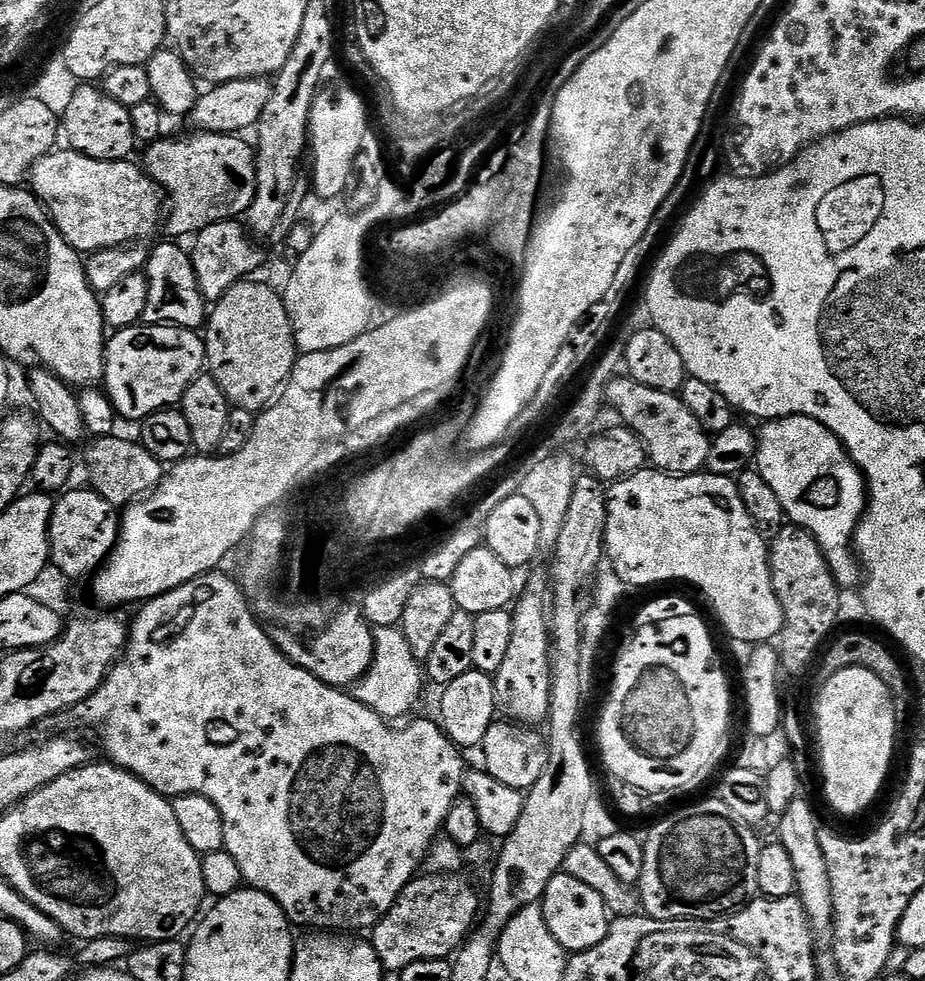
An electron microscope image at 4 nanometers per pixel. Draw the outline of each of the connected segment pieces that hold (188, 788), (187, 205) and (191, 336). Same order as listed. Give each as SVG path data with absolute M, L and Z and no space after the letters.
M213 570L202 576L195 576L190 582L147 601L140 610L136 621L131 621L128 644L120 659L113 664L102 686L98 686L98 690L94 690L90 698L70 709L70 716L82 727L97 728L102 732L104 748L108 751L107 759L116 767L124 768L146 782L146 786L156 792L169 798L186 794L210 798L210 802L218 806L218 814L222 814L224 851L230 854L230 858L234 858L234 862L238 862L245 885L257 888L259 892L274 898L274 902L278 902L278 906L287 914L289 924L301 924L304 930L339 930L345 934L360 934L363 933L363 928L375 928L378 921L388 913L390 906L394 906L398 894L402 894L410 881L417 879L421 871L419 868L425 867L450 810L463 796L471 800L478 810L478 818L489 837L509 836L514 826L518 826L525 797L521 789L498 782L487 771L471 772L464 765L465 753L453 744L435 719L416 720L405 728L396 729L396 726L356 699L355 695L339 688L331 688L326 682L314 678L314 674L300 669L267 636L241 585L235 579L232 581L224 570Z
M199 131L192 135L196 136L180 136L177 140L159 138L143 149L142 167L166 197L166 220L168 216L168 232L172 238L192 238L206 230L206 226L243 217L256 193L256 154L251 143L247 144L244 138L227 132Z
M141 322L111 333L104 350L102 384L117 413L139 422L163 408L179 405L190 382L197 380L205 368L204 341L193 329Z

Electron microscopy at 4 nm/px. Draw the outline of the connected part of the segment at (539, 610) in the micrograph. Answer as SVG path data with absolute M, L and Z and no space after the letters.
M536 576L529 582L528 589L519 593L514 604L514 634L510 638L510 647L502 666L498 666L494 674L497 713L509 721L525 726L540 726L549 719L552 684L552 637L550 616L546 611L546 593L549 588L549 581L545 577L543 580Z

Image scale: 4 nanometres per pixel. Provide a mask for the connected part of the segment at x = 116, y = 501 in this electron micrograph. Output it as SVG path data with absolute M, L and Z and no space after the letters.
M120 434L101 436L93 439L88 448L88 472L92 475L90 487L117 510L147 498L166 475L165 465L154 458L154 454L150 454L143 444L132 440L123 440Z

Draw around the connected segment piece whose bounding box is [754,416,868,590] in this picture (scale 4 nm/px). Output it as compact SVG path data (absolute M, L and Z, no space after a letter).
M785 416L769 419L765 424L768 425L758 432L755 471L760 472L762 478L770 482L770 490L778 494L778 502L782 502L785 517L799 528L805 528L816 539L824 552L832 576L841 589L848 590L856 583L857 587L862 580L862 565L853 544L856 527L860 525L864 509L868 507L868 486L864 475L860 473L860 467L848 457L848 451L844 449L838 437L814 418Z

